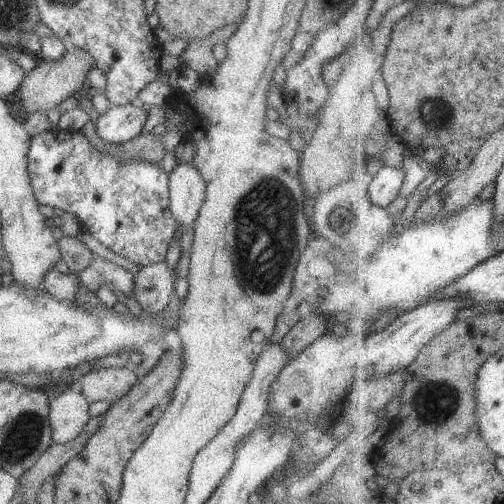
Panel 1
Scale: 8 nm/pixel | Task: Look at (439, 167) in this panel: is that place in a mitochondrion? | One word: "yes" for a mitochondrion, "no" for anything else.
no

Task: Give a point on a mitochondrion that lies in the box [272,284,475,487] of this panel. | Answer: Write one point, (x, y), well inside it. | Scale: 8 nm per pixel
(441, 394)

